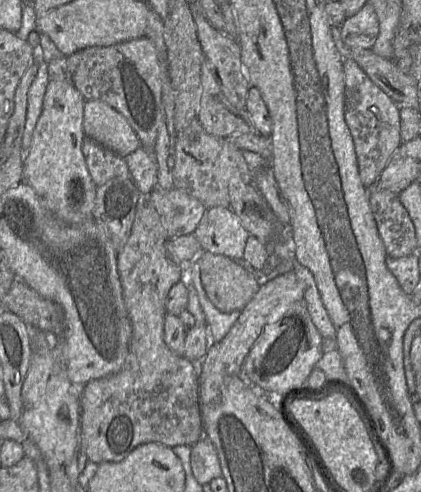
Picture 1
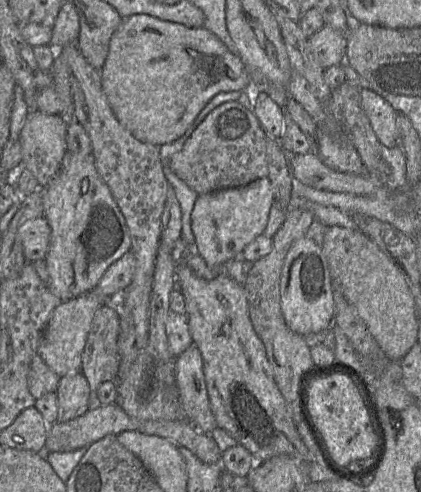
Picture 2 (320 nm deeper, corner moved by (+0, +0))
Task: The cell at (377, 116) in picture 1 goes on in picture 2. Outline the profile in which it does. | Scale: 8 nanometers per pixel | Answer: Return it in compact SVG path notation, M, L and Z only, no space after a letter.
M361 88L359 95L362 109L379 143L386 147L395 147L397 112L373 90Z

